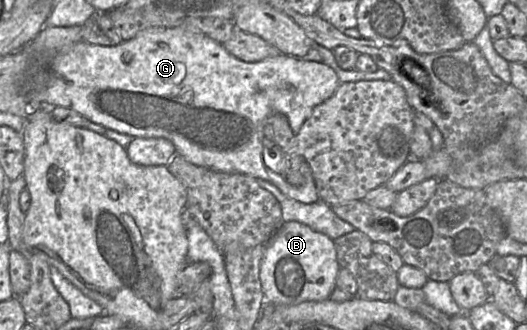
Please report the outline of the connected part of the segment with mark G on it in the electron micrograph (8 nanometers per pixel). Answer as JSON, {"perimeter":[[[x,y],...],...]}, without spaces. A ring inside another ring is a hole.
{"perimeter":[[[181,26],[178,27],[149,27],[140,31],[134,38],[121,41],[121,43],[113,46],[100,46],[89,44],[82,40],[61,51],[59,51],[51,60],[49,65],[49,73],[47,77],[43,76],[40,83],[36,85],[36,100],[41,103],[48,103],[53,106],[68,107],[93,123],[100,124],[106,129],[112,129],[117,132],[140,138],[166,138],[171,141],[176,149],[176,154],[181,155],[190,163],[209,168],[211,170],[227,173],[227,174],[243,174],[262,179],[276,186],[287,197],[305,204],[312,204],[320,200],[317,193],[316,184],[312,174],[312,170],[306,162],[302,163],[301,173],[305,177],[305,184],[301,187],[295,187],[277,173],[266,166],[264,155],[270,155],[270,134],[271,125],[267,123],[267,119],[273,114],[283,114],[288,119],[293,134],[298,134],[304,122],[311,116],[315,107],[329,99],[340,85],[340,80],[336,72],[324,63],[317,63],[301,58],[295,58],[287,55],[278,55],[266,60],[247,63],[232,54],[230,54],[223,44],[211,39],[210,37]]]}

